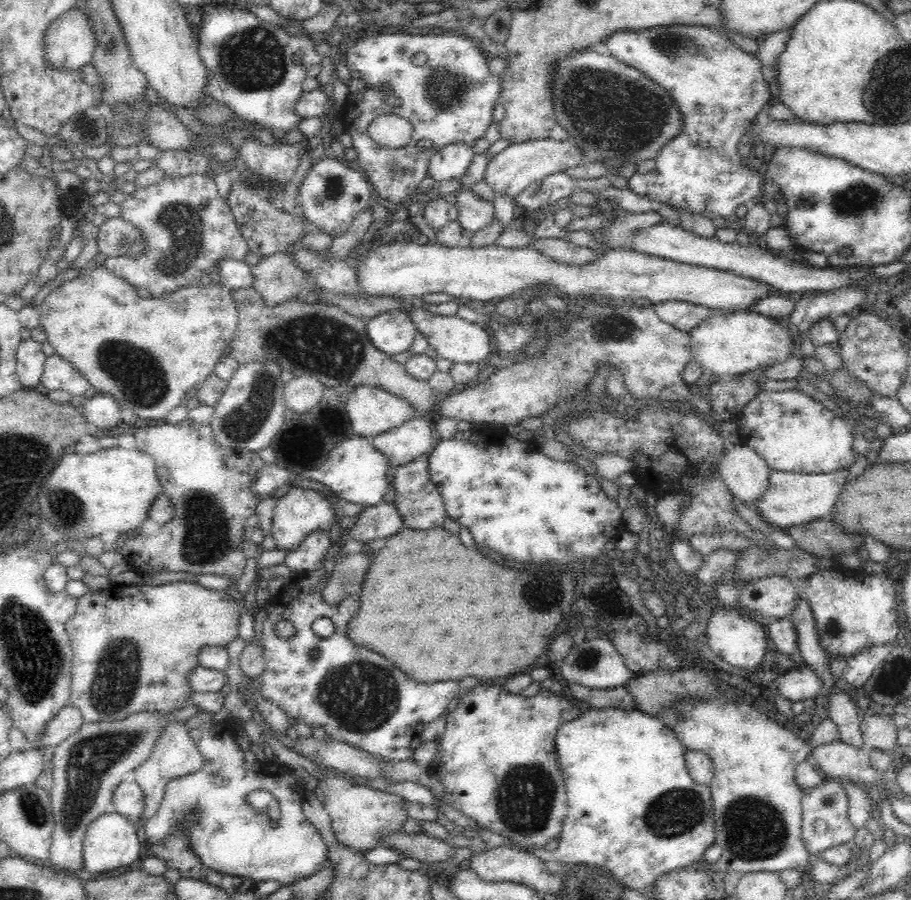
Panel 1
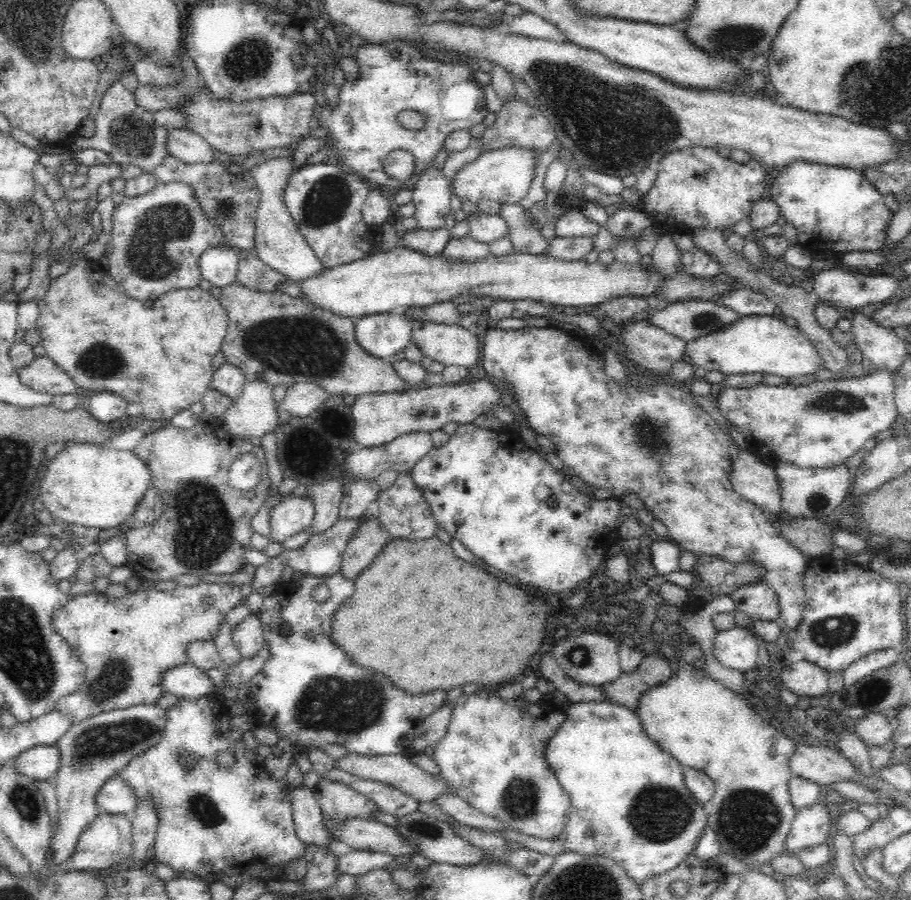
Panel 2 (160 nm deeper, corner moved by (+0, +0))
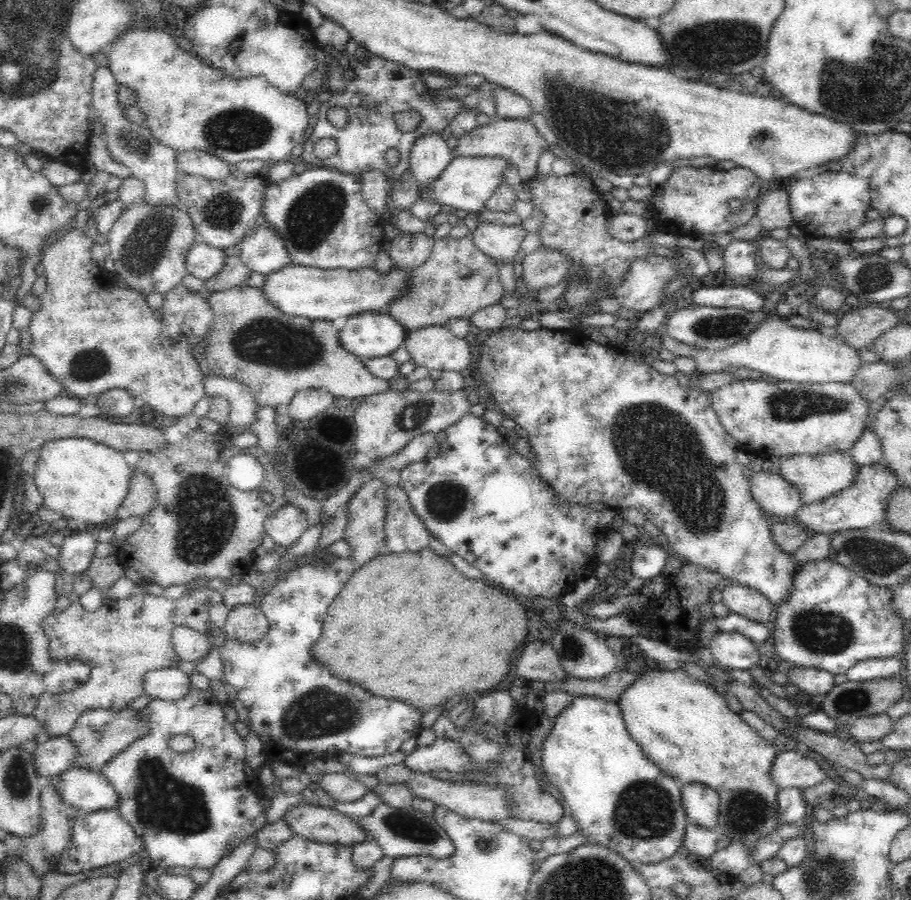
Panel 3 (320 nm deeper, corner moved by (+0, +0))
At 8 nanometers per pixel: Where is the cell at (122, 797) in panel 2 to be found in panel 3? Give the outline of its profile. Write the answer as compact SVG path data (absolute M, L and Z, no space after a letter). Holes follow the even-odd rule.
M74 765L48 781L51 781L52 785L54 785L54 791L60 795L62 804L76 810L84 810L91 813L97 810L114 808L116 807L116 802L118 802L114 787L106 781L106 777L101 772L84 770L84 767Z

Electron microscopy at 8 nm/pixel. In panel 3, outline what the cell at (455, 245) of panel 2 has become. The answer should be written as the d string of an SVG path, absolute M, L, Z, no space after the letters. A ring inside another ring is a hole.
M466 235L458 240L449 236L436 239L432 247L428 260L422 266L417 266L406 278L406 283L408 283L406 292L400 294L398 298L394 298L383 311L393 316L406 329L406 334L417 328L446 325L451 318L471 319L475 311L498 303L505 295L496 261L485 256L476 248L471 235Z

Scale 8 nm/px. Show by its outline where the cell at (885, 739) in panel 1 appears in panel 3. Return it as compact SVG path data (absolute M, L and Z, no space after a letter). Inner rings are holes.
M886 712L854 720L845 731L845 734L855 738L859 743L864 743L880 740L893 728L894 722Z

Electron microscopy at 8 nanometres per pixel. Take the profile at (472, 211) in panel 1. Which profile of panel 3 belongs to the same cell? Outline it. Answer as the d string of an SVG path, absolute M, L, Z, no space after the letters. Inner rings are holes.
M482 221L471 236L476 248L496 261L499 267L500 264L512 264L526 235L522 225L504 226Z

